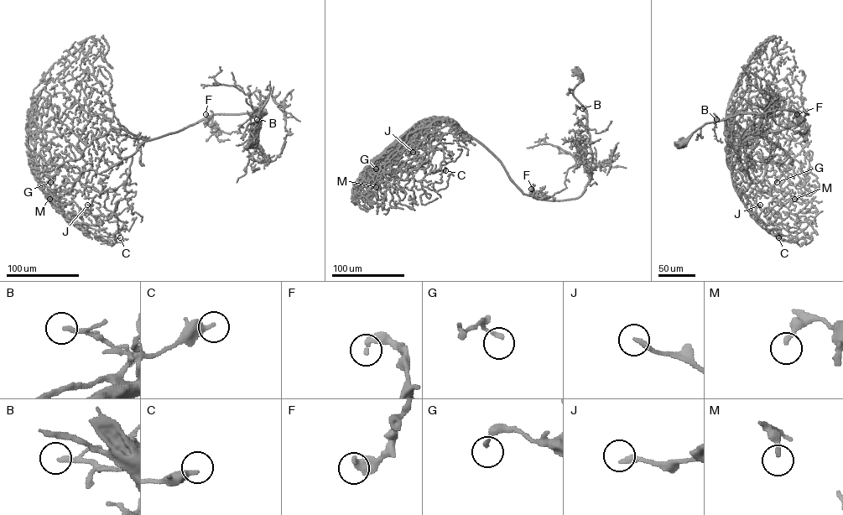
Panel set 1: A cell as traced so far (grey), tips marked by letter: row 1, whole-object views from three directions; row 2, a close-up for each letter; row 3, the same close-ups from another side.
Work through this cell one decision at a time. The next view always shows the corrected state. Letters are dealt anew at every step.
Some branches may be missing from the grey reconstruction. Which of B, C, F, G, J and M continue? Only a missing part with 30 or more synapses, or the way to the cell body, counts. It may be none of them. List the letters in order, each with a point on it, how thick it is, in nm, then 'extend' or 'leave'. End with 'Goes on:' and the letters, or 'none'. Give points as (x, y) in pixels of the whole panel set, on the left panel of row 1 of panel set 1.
B: at (257, 119); 220 nm thick; leave
C: at (120, 237); 380 nm thick; extend
F: at (205, 114); 280 nm thick; leave
G: at (50, 182); 180 nm thick; leave
J: at (87, 205); 240 nm thick; leave
M: at (49, 199); 240 nm thick; leave
Goes on: C

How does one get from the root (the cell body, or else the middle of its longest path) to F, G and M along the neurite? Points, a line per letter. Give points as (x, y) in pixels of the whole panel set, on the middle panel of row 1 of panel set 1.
F: (578, 73), (573, 95), (586, 115), (589, 182), (578, 197), (560, 200), (538, 198), (531, 189)
G: (578, 73), (573, 95), (585, 110), (591, 160), (577, 197), (525, 195), (450, 118), (410, 132), (376, 169)
M: (578, 73), (573, 95), (591, 156), (578, 197), (525, 195), (450, 118), (410, 132), (376, 187)

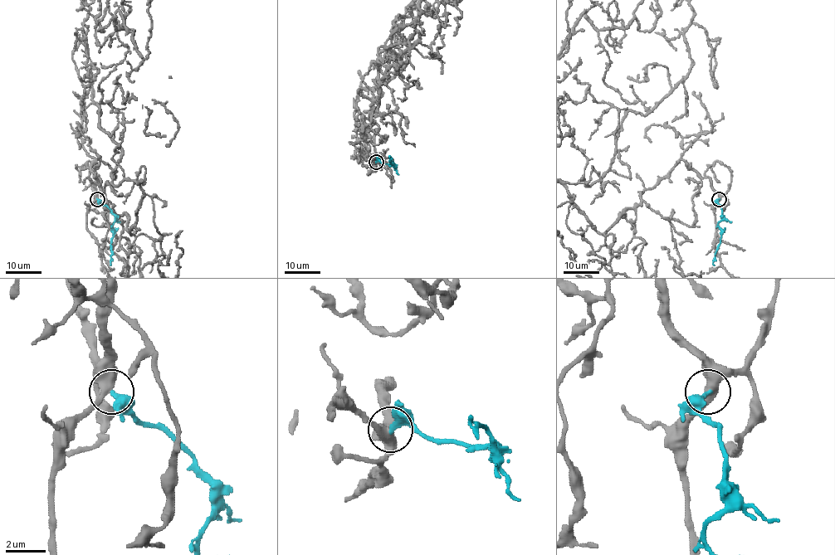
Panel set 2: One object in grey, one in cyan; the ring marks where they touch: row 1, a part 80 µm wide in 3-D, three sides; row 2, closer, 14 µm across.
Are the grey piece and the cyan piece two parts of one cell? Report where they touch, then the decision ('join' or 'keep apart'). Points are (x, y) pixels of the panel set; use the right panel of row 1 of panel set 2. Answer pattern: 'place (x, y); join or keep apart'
place (719, 199); keep apart

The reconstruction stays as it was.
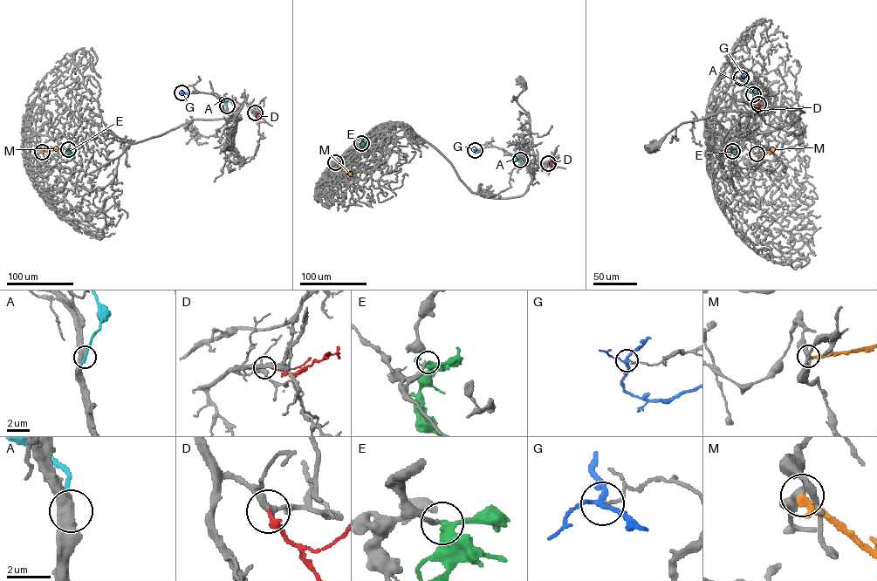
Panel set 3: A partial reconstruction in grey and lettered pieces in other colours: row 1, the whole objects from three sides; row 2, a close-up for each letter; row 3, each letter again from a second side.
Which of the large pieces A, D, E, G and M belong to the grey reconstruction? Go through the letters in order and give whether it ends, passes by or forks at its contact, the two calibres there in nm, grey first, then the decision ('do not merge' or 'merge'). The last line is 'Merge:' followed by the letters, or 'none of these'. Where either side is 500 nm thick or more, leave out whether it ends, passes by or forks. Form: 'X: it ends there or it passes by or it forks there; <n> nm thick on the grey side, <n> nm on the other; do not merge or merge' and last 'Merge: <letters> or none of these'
A: it ends there; 480 nm thick on the grey side, 240 nm on the other; do not merge
D: it ends there; 320 nm thick on the grey side, 280 nm on the other; merge
E: it passes by; 170 nm thick on the grey side, 400 nm on the other; do not merge
G: it forks there; 150 nm thick on the grey side, 200 nm on the other; do not merge
M: it ends there; 320 nm thick on the grey side, 320 nm on the other; do not merge
Merge: D

